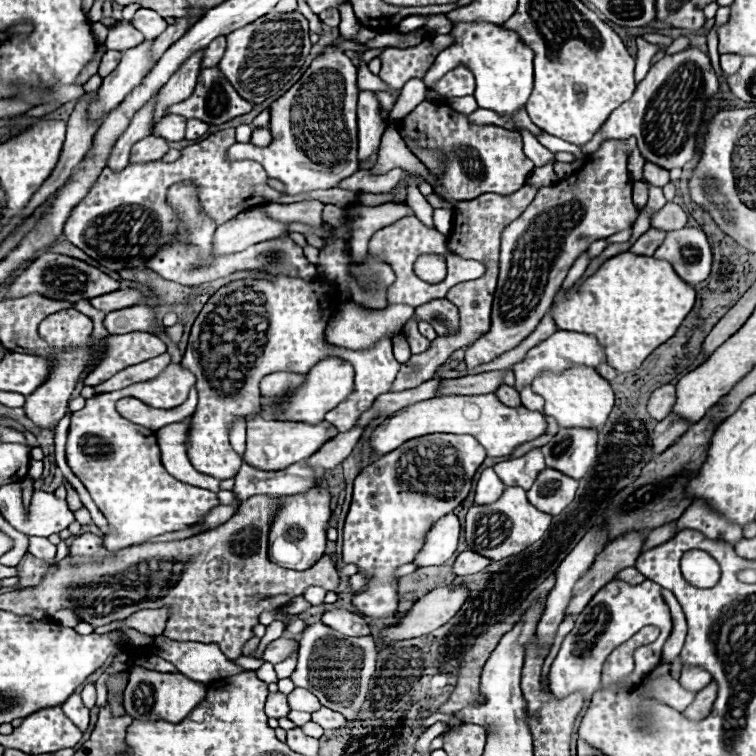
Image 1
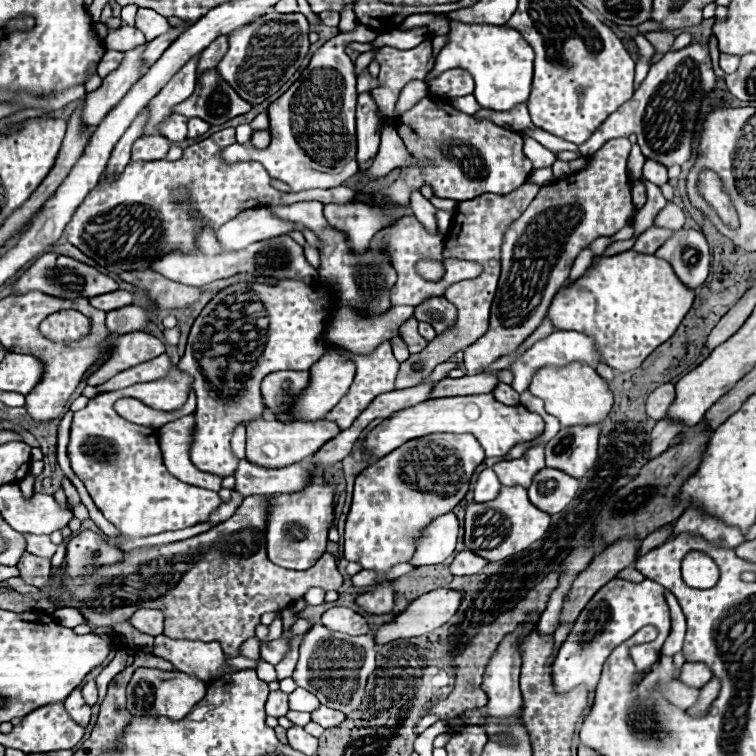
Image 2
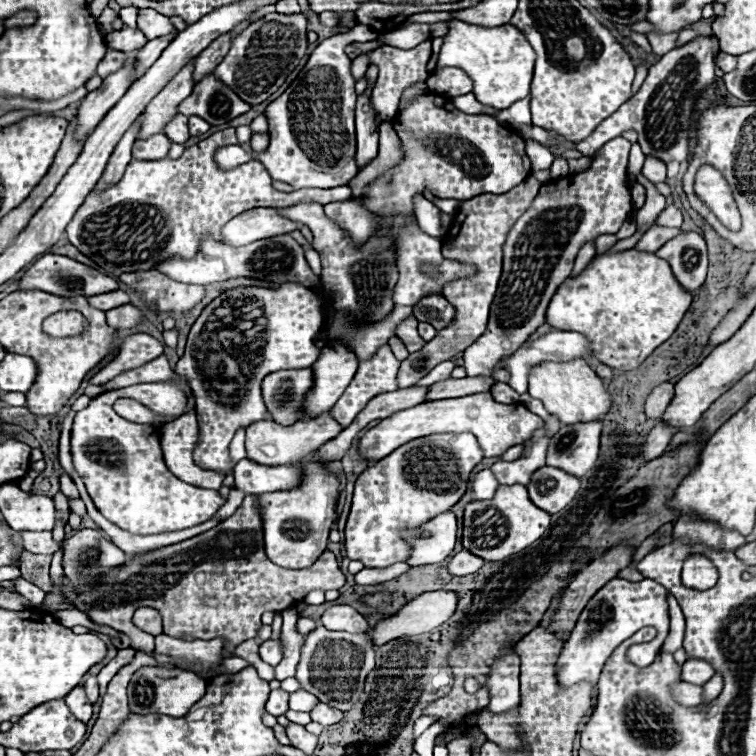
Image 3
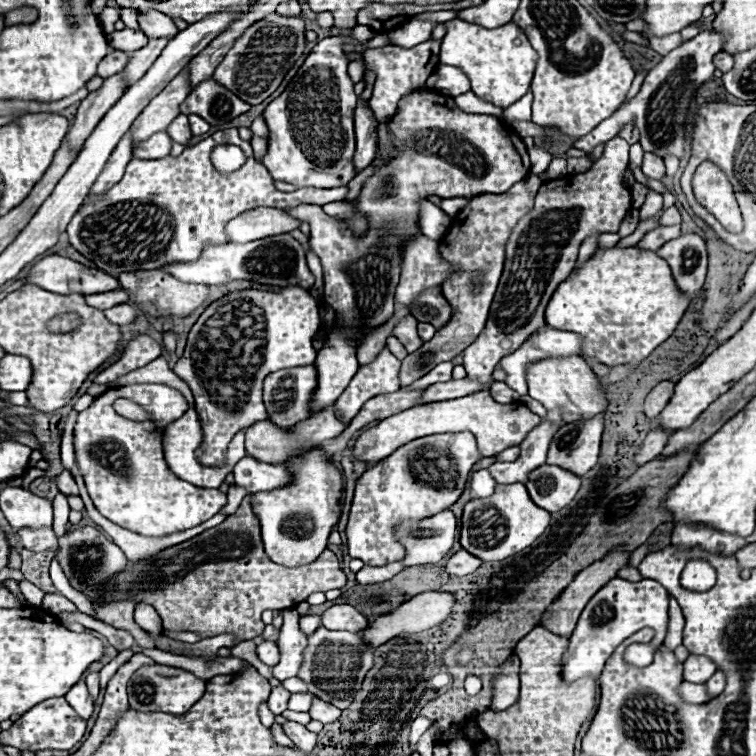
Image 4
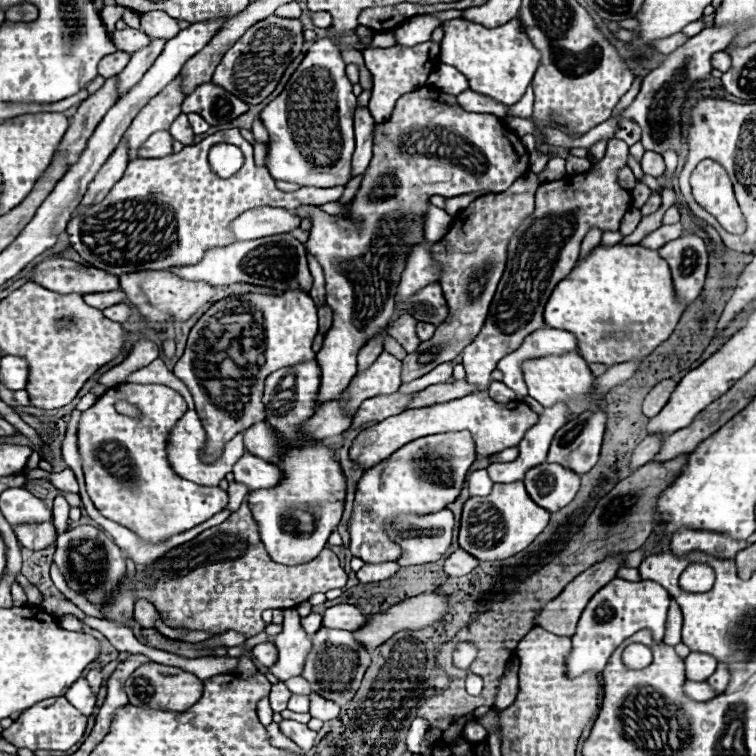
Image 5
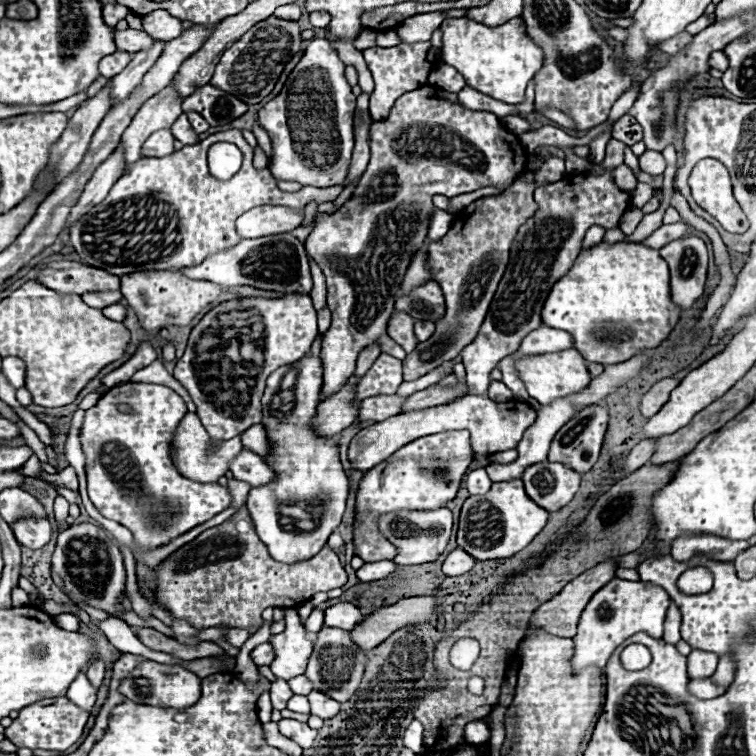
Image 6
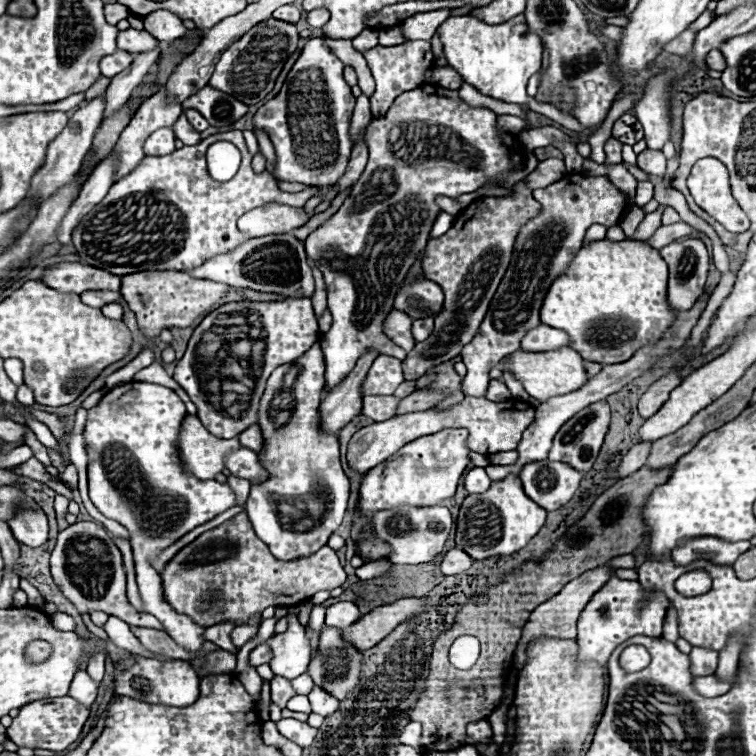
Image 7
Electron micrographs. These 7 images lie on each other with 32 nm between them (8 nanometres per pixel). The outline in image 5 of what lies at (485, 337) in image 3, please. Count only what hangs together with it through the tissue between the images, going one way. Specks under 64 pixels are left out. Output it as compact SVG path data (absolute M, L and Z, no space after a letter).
M610 138L603 159L594 164L590 172L577 174L568 180L562 178L548 182L536 190L534 214L518 226L508 244L508 264L492 300L488 318L478 338L462 352L466 380L476 384L476 392L488 390L488 384L492 382L490 374L500 358L512 354L530 332L544 326L542 310L548 296L574 268L580 254L580 242L586 232L594 226L602 230L618 230L622 216L630 208L630 192L620 188L616 182L616 172L626 166L626 156L628 144Z

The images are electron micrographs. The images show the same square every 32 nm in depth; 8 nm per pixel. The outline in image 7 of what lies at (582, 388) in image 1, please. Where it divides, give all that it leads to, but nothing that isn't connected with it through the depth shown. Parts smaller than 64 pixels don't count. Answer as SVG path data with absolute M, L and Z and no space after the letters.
M568 346L562 350L548 350L542 354L526 354L526 350L516 350L512 356L506 356L504 366L510 372L514 372L514 376L522 382L522 386L526 388L526 392L530 396L540 398L542 402L546 402L552 396L574 392L588 380L580 354Z

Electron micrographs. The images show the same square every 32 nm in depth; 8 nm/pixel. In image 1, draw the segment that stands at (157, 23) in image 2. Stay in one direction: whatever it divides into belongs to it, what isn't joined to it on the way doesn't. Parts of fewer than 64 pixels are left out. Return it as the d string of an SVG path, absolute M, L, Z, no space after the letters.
M140 8L134 14L132 24L134 24L136 30L140 30L146 36L146 40L158 38L158 34L162 34L166 30L166 26L168 26L166 20L160 14L156 14L154 10L150 10L150 8Z

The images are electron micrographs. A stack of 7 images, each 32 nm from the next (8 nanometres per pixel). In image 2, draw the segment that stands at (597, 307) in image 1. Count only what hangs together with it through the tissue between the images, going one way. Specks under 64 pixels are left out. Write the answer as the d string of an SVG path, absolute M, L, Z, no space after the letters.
M626 250L614 256L600 256L594 266L590 266L578 280L564 284L554 296L548 318L558 330L576 330L594 338L594 346L600 352L600 360L612 366L616 372L628 372L638 368L662 342L666 342L694 302L694 292L686 288L674 274L666 260L654 254L638 254Z

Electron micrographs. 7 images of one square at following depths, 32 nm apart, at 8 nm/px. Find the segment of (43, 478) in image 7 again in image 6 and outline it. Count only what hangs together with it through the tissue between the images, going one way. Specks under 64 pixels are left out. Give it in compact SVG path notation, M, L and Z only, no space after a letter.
M32 456L22 468L18 468L18 474L22 474L22 476L34 476L34 478L40 478L38 474L42 472L42 464L40 464L40 460L36 458L36 456Z

